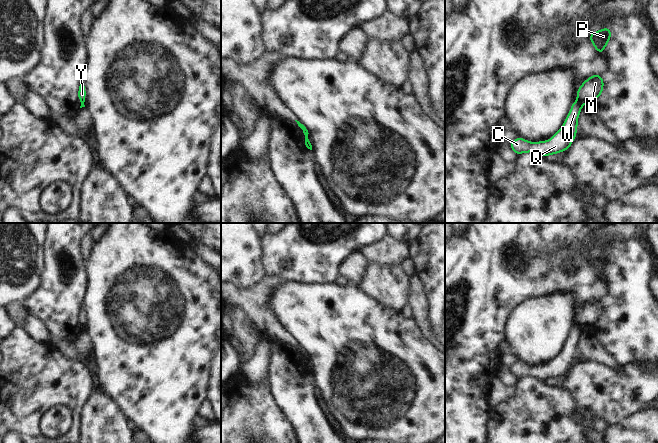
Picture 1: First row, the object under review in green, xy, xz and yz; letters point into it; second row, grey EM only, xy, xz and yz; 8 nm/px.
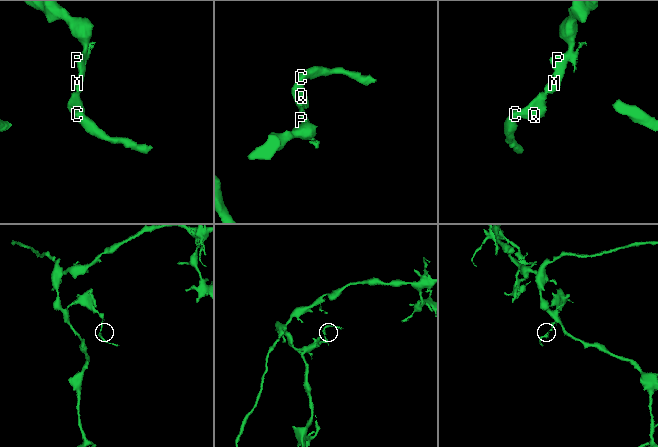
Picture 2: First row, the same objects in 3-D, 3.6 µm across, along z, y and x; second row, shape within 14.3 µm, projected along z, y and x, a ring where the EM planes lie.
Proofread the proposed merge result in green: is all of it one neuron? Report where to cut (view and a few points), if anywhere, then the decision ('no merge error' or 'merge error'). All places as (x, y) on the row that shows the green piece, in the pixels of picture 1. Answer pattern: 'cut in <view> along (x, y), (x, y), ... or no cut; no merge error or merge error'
cut in yz along (577, 99), (582, 103); merge error

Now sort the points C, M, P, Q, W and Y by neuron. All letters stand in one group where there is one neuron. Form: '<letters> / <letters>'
C Q W / M P Y

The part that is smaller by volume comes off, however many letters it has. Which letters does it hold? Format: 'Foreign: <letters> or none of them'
Foreign: C, Q, W

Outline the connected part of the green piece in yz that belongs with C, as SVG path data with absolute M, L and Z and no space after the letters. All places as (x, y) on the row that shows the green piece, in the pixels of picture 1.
M579 100L573 102L562 127L550 139L531 142L522 137L517 137L509 143L511 150L518 156L522 153L533 152L543 157L568 150L574 139L578 136L576 133L578 118L583 106L583 103Z

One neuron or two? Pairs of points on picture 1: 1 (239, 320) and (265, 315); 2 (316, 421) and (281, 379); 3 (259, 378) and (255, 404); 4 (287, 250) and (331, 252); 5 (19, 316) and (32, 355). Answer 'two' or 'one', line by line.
1: two
2: one
3: two
4: one
5: two

